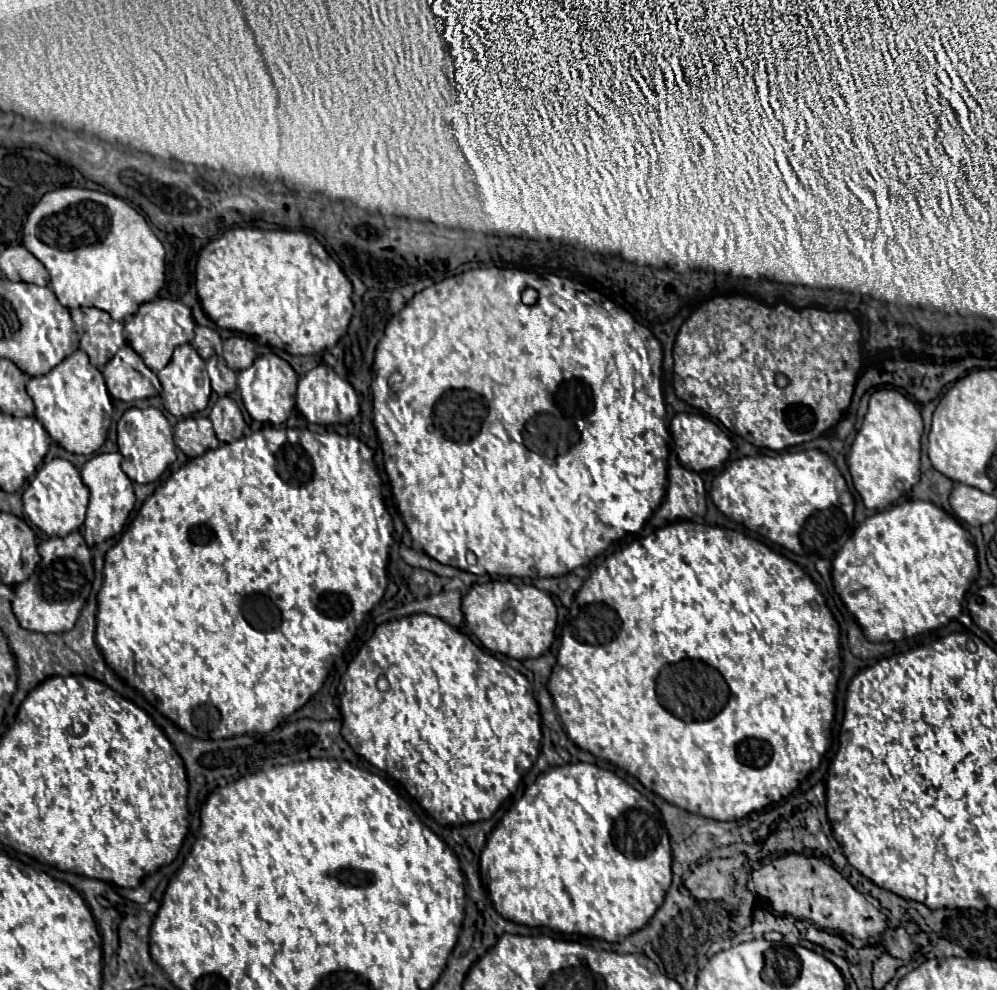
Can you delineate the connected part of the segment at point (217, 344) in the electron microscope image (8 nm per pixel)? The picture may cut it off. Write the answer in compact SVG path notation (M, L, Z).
M195 327L195 339L193 339L193 347L199 351L199 355L203 359L209 359L211 355L221 351L221 337L215 329L211 327Z

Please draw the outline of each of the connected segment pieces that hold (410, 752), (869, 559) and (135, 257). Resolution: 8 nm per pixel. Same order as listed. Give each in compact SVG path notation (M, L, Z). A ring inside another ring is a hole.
M417 613L409 617L395 619L393 623L387 621L375 629L372 638L366 642L358 651L354 659L349 663L346 672L343 674L339 687L340 711L343 715L343 739L353 747L353 751L361 757L365 757L371 765L385 771L401 783L403 775L403 785L409 791L411 797L419 801L419 805L441 825L459 825L459 823L473 823L491 819L491 815L499 809L499 805L511 795L511 789L515 793L519 781L523 779L525 771L535 763L541 747L541 717L539 717L539 707L537 701L533 699L533 689L529 689L529 681L508 664L499 661L493 654L479 648L469 637L460 632L457 628L451 627L439 617L427 615L427 613ZM379 675L387 675L389 679L389 691L379 691L375 681Z
M909 499L867 517L833 561L833 585L869 641L903 641L959 617L961 601L979 573L975 541L957 519L931 501Z
M61 187L49 191L27 217L23 227L23 245L45 265L51 277L51 289L55 291L59 303L67 309L97 307L107 311L113 321L123 321L133 315L141 303L155 299L165 283L163 244L155 237L143 215L129 207L121 197L109 193L81 187Z

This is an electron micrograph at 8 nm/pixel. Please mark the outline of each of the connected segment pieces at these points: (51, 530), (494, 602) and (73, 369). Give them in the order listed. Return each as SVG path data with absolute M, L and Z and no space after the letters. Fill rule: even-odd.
M55 457L53 461L45 463L37 471L29 487L23 491L23 507L27 517L49 537L69 535L71 531L77 531L85 521L87 501L89 501L89 489L81 481L79 471L71 461L61 457Z
M511 579L473 585L463 597L461 609L467 627L493 653L503 653L513 659L539 657L551 647L555 639L557 608L547 593L533 585Z
M77 349L49 373L31 377L27 383L27 393L35 403L35 417L43 423L51 439L71 453L91 455L105 441L105 427L103 427L105 411L101 403L95 401L101 389L105 389L101 377L103 377L101 371L89 363L87 353Z

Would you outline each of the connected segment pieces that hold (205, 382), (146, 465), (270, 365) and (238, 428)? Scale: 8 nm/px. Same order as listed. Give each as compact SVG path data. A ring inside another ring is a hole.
M129 345L120 348L108 362L109 365L113 365L115 358L120 358L122 362L134 367L138 366L137 370L151 380L157 393L162 397L164 408L175 417L189 417L189 415L199 413L207 407L209 395L211 395L211 385L209 385L209 377L207 377L207 371L205 371L205 361L197 355L197 351L191 345L181 345L181 347L175 349L169 365L157 373L159 379L153 371L143 364L141 357ZM137 361L138 365L136 365Z
M127 409L117 423L117 447L119 453L125 457L123 471L135 483L151 483L155 481L175 459L175 443L173 443L173 429L167 417L155 409Z
M267 353L257 357L257 363L253 361L251 367L239 371L237 375L237 385L239 393L243 399L243 405L251 419L259 423L271 423L271 425L281 425L287 421L291 409L295 407L295 387L297 387L297 373L293 367L277 357L275 353Z
M229 397L217 399L217 403L213 405L213 409L209 413L209 419L213 421L215 435L221 443L231 443L231 441L243 437L243 433L245 433L243 413L237 407L237 403Z

